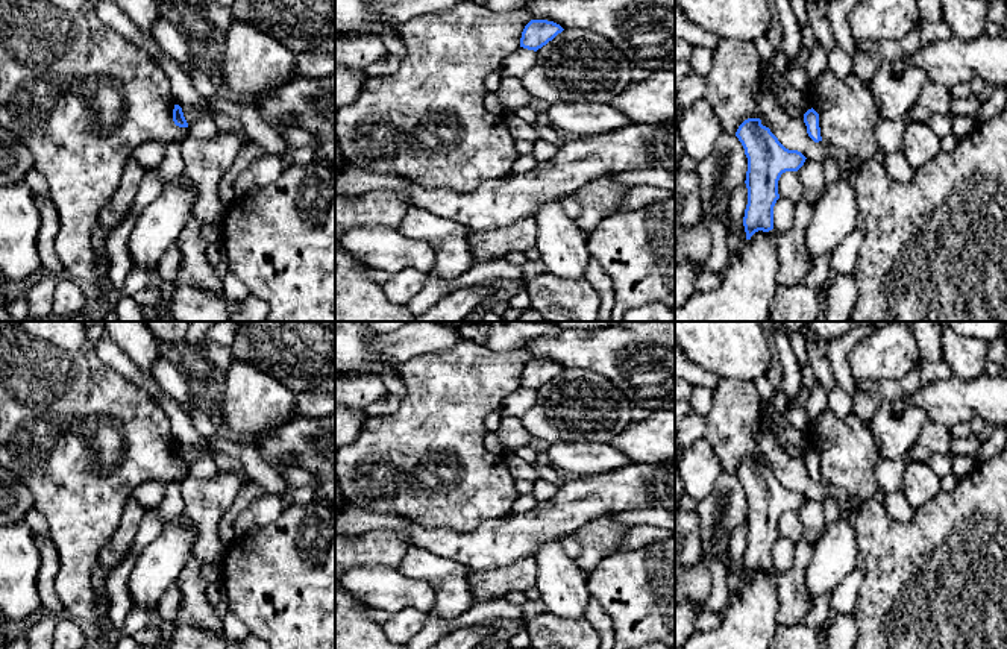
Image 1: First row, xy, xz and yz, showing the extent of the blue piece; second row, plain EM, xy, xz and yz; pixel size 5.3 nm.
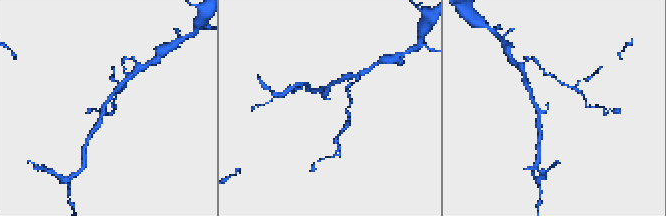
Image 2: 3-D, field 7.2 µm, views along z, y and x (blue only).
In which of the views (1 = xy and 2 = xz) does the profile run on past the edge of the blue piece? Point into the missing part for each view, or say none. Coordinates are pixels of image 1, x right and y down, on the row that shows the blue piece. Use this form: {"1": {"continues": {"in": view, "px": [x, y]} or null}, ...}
{"1": {"continues": null}, "2": {"continues": null}}

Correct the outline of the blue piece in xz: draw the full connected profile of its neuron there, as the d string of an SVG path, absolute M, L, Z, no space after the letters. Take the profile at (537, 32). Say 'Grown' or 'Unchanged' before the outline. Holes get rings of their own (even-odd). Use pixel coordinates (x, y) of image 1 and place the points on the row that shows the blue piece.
Unchanged. M531 20L522 32L520 47L537 52L563 30L564 29L554 21Z

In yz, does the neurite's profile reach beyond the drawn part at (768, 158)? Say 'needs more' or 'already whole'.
already whole

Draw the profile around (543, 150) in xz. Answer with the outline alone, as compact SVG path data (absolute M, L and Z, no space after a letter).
M537 140L534 143L534 152L532 155L537 158L538 162L546 162L552 159L558 153L558 147L552 143L547 143L544 140Z

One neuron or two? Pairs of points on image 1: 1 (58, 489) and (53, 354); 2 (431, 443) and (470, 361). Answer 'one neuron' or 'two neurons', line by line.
1: one neuron
2: one neuron

